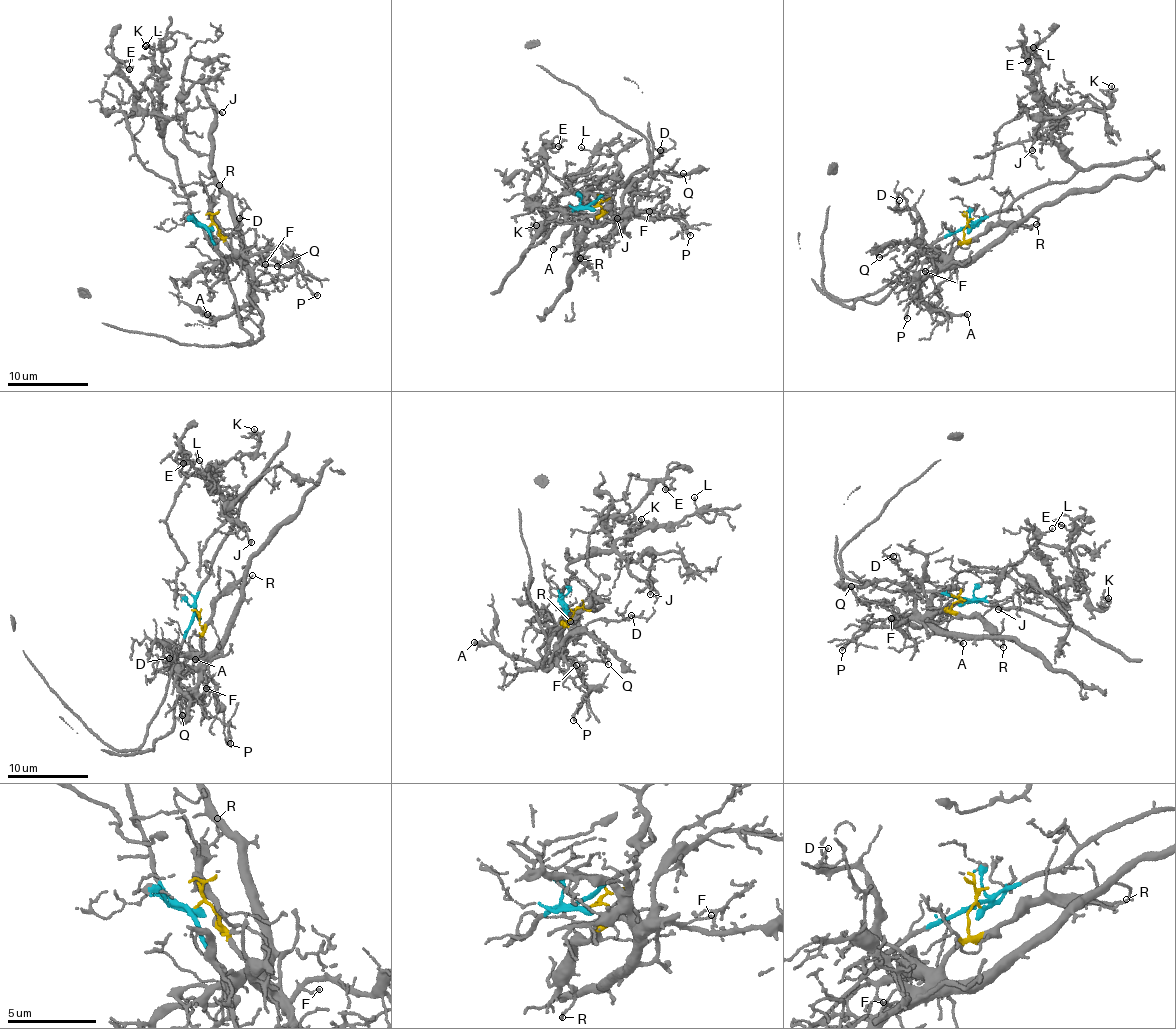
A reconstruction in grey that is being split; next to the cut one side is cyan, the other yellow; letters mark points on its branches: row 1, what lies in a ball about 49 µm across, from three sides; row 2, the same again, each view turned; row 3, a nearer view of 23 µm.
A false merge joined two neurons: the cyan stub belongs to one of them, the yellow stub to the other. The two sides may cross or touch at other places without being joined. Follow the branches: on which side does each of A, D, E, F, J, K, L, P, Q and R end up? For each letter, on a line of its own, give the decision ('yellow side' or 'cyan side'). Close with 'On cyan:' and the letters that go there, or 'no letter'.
A: yellow side
D: yellow side
E: cyan side
F: yellow side
J: cyan side
K: cyan side
L: cyan side
P: yellow side
Q: yellow side
R: yellow side
On cyan: E, J, K, L

